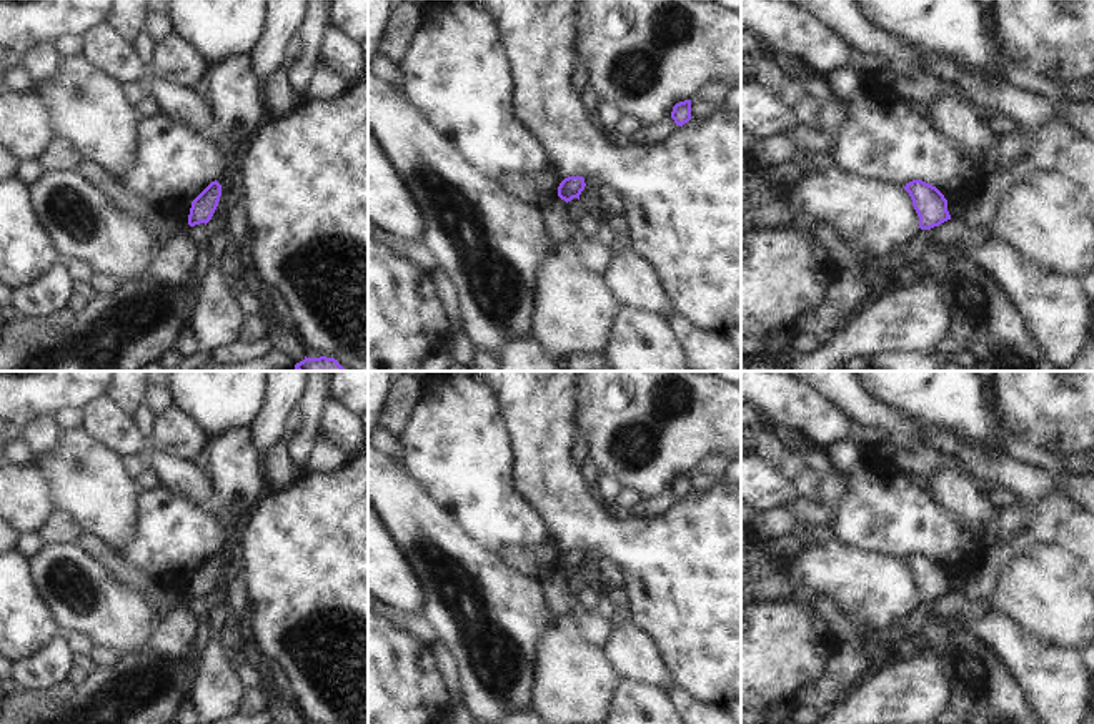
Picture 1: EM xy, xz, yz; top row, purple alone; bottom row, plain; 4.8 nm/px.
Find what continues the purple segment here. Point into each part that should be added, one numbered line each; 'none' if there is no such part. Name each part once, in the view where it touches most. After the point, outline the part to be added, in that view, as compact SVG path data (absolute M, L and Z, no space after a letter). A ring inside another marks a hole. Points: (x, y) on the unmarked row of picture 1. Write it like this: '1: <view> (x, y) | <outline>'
none

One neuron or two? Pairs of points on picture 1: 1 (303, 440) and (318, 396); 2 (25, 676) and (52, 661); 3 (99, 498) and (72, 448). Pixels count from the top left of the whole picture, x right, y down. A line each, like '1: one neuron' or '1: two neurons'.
1: one neuron
2: one neuron
3: one neuron

